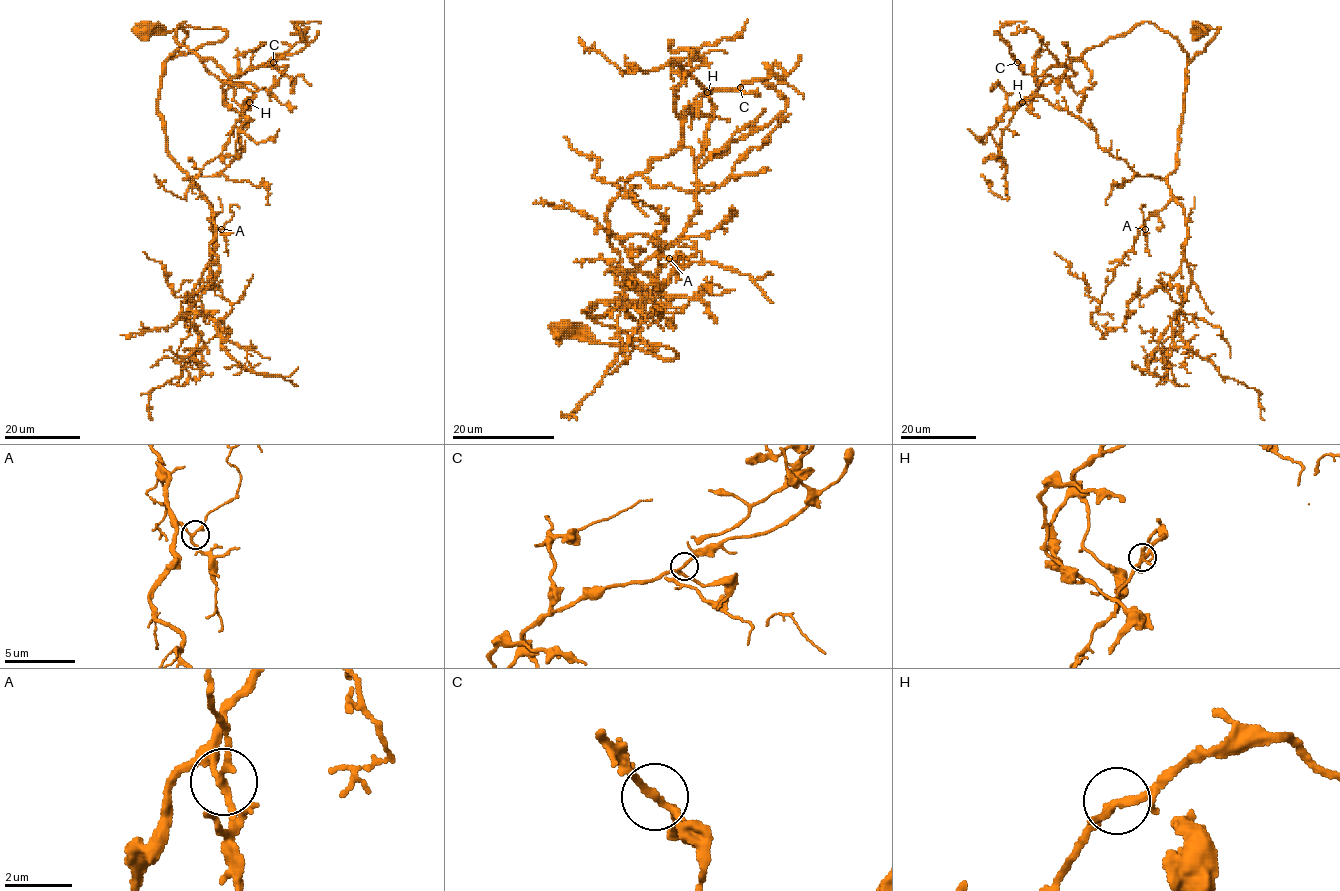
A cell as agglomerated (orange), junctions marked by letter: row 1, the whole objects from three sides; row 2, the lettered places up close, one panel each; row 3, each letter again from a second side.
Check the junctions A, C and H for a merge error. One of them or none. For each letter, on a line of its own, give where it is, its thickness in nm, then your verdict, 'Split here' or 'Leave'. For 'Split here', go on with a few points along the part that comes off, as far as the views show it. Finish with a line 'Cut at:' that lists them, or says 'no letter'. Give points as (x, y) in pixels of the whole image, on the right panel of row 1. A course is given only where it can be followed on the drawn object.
A: Place: (1145, 229). Thickness 180 nm. Leave
C: Place: (1017, 62). Thickness 180 nm. Leave
H: Place: (1022, 102). Thickness 190 nm. Leave
Cut at: no letter

